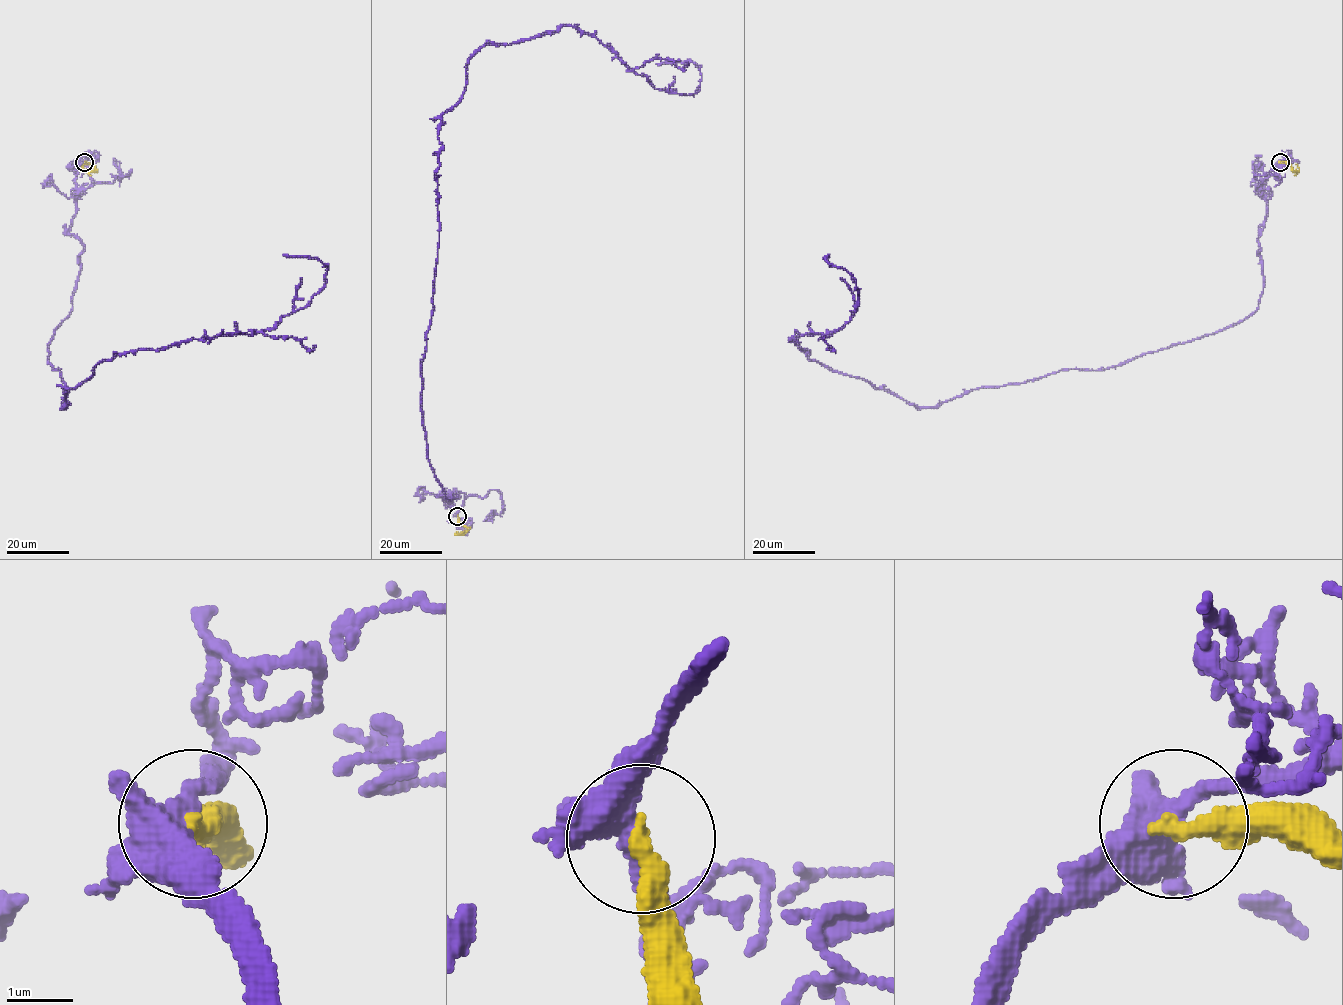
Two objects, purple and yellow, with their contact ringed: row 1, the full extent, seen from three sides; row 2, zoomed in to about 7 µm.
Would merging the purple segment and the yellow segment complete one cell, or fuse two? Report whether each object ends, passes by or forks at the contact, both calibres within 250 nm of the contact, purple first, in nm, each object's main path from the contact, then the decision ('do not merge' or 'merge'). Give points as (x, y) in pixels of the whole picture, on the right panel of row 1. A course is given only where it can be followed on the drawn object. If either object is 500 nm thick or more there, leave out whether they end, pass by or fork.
purple forks | yellow ends | 400/360 nm | purple via (1280, 161), (1255, 190), (1263, 287), (1243, 319), (935, 407), (789, 339), (857, 310), (854, 279), (827, 254) | yellow via (1280, 161), (1286, 161), (1294, 171), (1299, 171), (1295, 165) | do not merge

